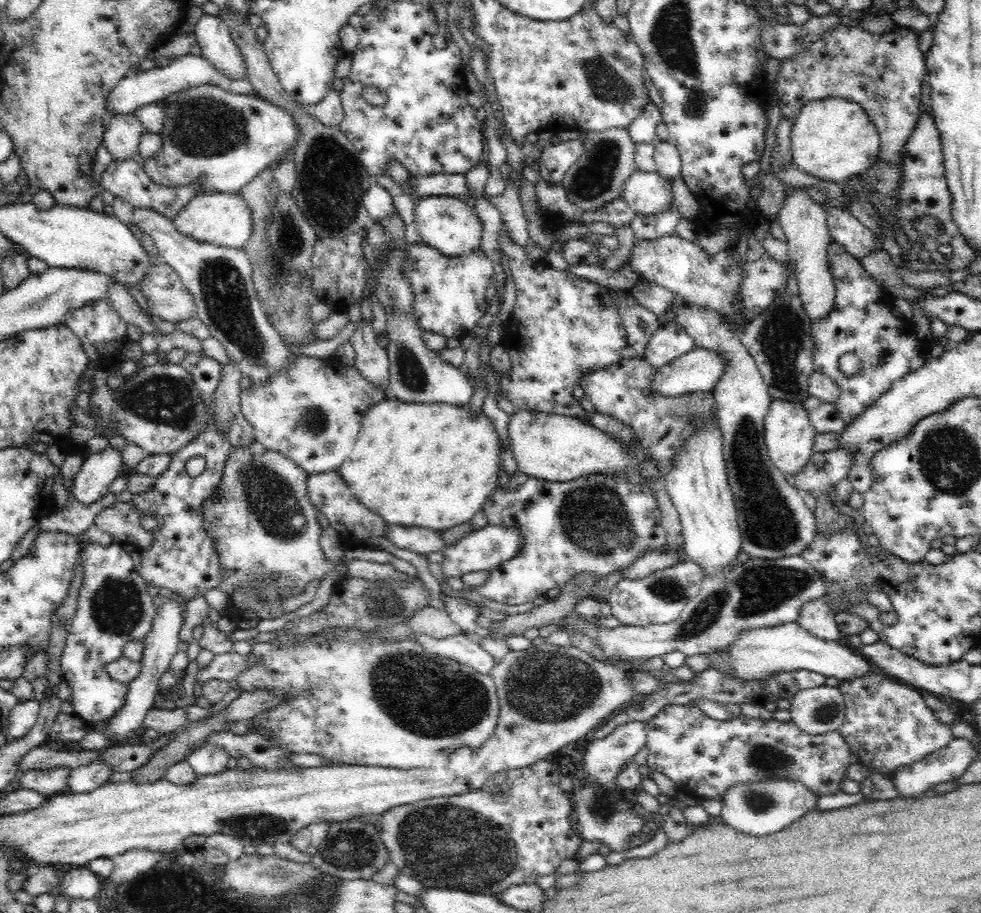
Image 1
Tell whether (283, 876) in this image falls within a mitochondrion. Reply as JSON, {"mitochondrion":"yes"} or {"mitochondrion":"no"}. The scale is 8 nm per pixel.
{"mitochondrion":"yes"}

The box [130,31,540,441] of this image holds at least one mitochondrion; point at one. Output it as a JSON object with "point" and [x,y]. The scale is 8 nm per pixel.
{"point":[330,170]}

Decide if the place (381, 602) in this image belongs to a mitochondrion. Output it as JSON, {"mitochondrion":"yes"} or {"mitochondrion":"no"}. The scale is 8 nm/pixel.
{"mitochondrion":"yes"}

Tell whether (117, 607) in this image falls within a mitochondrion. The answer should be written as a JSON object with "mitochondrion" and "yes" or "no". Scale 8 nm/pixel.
{"mitochondrion":"yes"}

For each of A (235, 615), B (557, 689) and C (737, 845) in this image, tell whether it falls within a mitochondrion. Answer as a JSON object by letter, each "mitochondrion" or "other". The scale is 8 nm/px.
{"A":"other","B":"mitochondrion","C":"other"}

